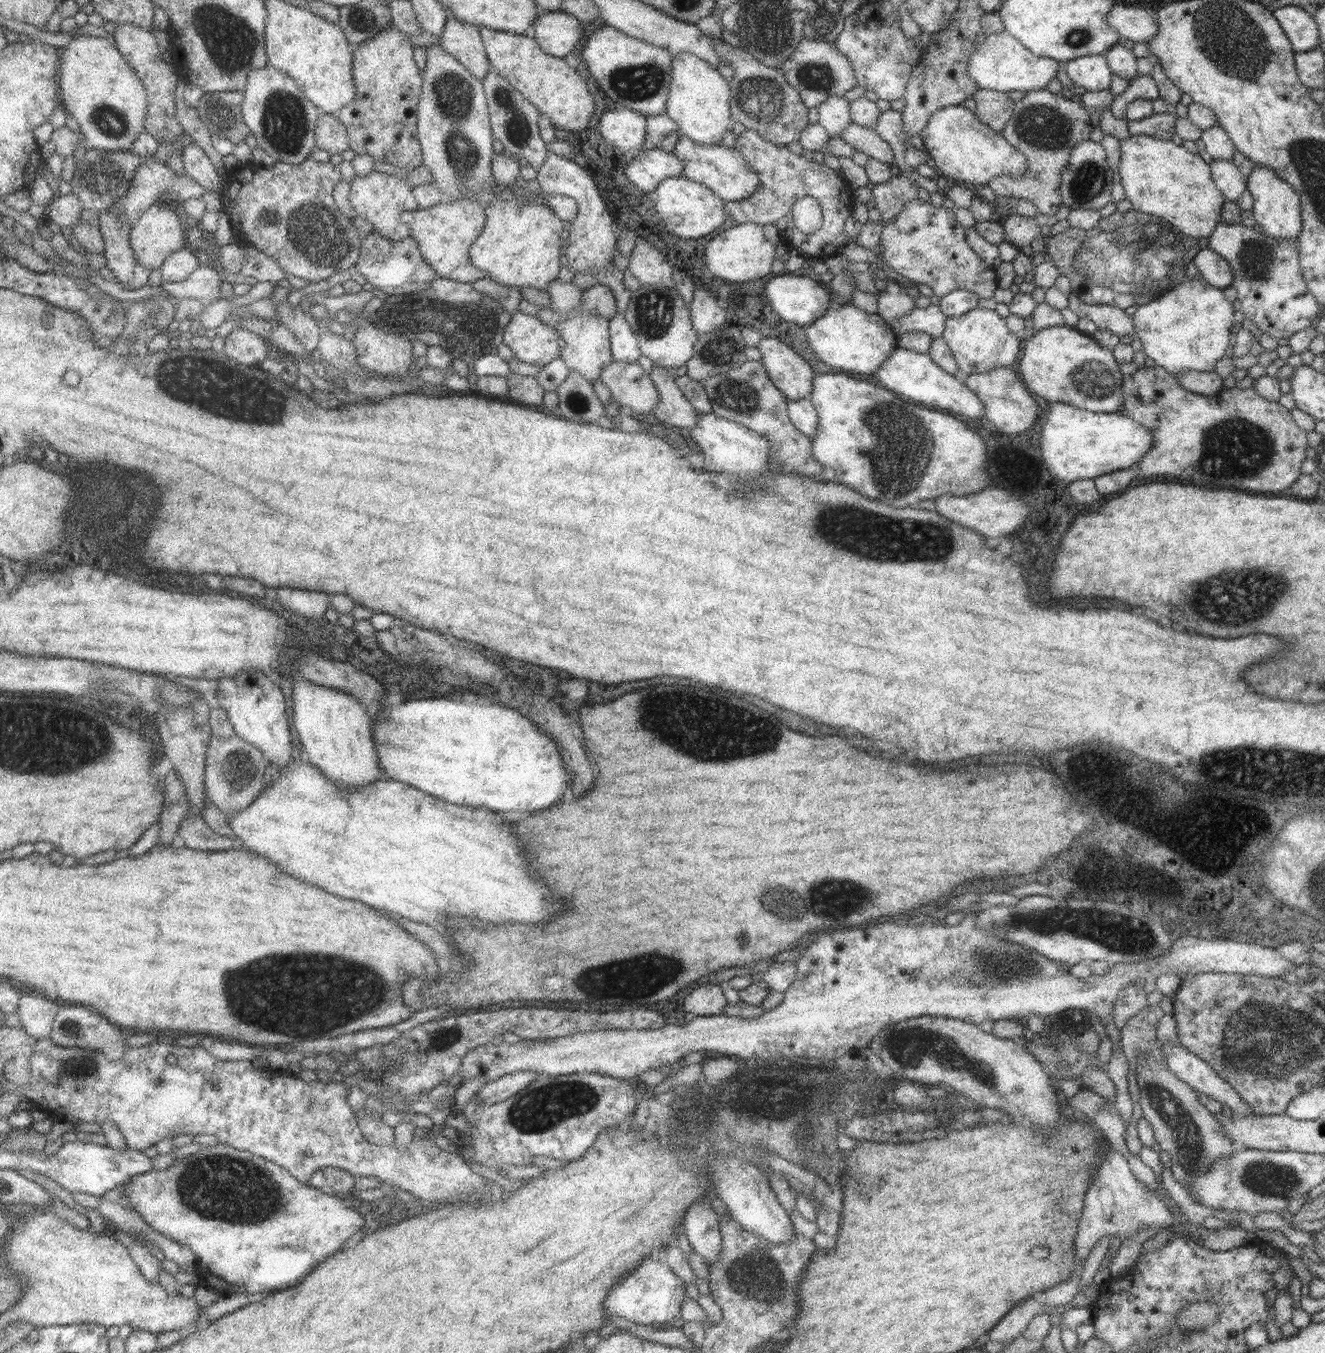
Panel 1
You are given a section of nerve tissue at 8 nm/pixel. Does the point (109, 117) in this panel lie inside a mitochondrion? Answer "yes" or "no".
yes

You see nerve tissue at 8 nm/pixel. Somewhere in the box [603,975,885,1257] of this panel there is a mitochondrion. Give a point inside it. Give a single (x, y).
(765, 1092)

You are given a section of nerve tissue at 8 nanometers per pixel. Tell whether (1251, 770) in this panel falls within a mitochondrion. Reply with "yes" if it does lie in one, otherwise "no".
yes

